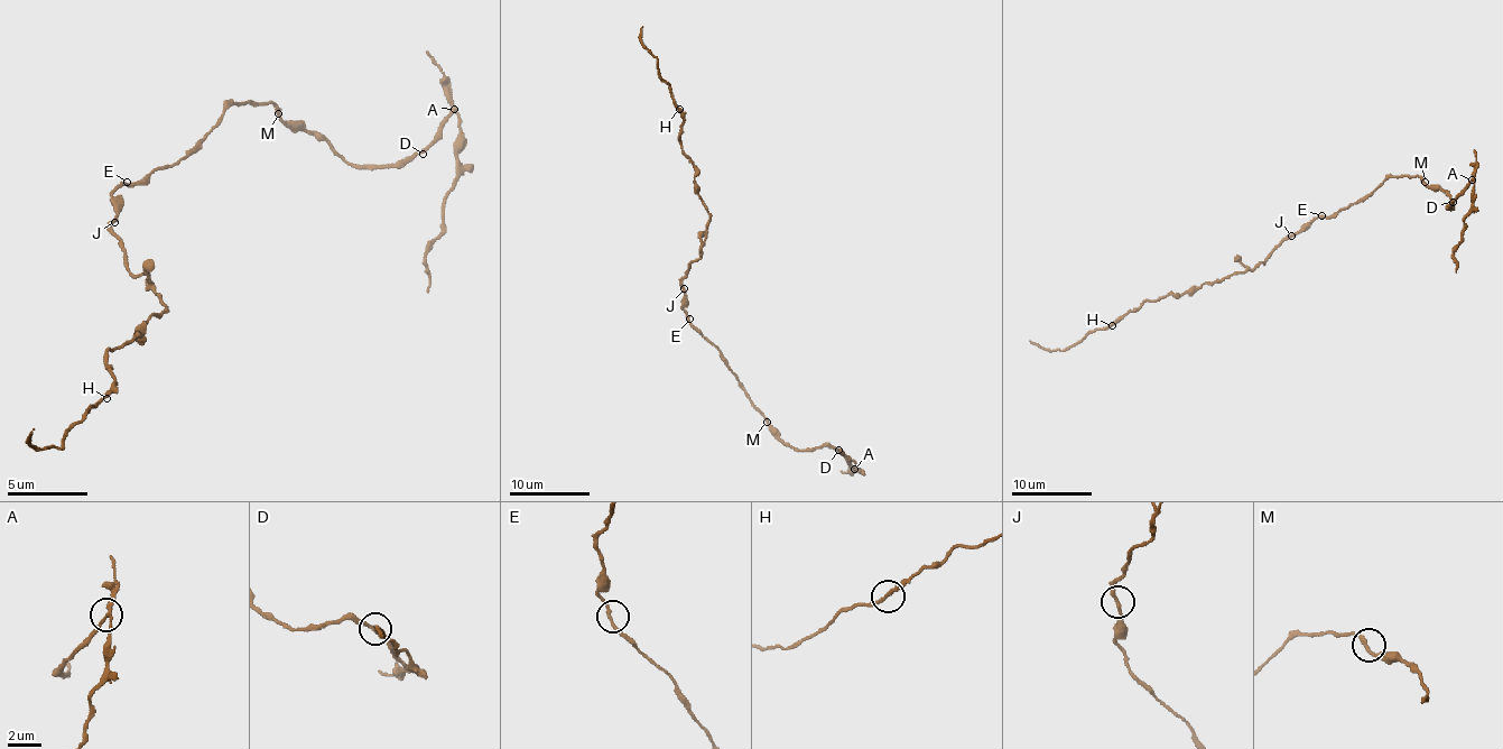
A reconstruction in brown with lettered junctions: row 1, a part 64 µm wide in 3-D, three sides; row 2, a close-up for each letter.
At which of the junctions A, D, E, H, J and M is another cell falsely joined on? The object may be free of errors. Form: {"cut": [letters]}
{"cut": ["A"]}

